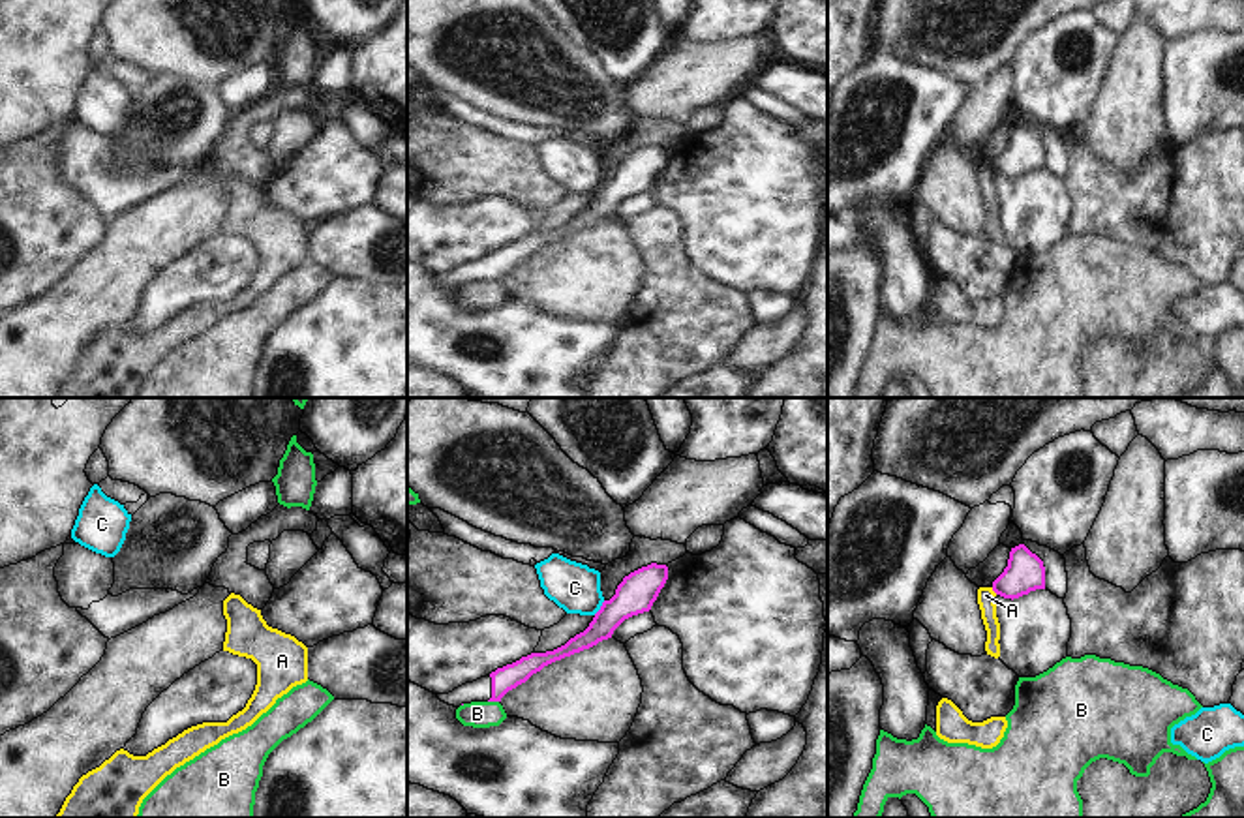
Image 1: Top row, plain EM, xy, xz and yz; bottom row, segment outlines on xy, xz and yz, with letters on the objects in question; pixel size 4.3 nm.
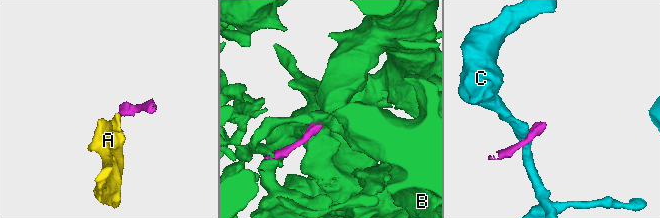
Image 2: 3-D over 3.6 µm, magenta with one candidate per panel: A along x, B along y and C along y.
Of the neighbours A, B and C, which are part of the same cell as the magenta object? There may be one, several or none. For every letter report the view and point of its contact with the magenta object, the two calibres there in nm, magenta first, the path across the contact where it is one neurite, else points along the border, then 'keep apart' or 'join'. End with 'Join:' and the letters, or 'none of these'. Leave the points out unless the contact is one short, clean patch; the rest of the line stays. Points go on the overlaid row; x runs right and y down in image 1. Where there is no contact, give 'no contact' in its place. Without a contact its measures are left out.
A: contact yz (995, 591); calibres 170 and 80 nm; border yz (991, 588), (997, 593); keep apart
B: contact xz (494, 700); calibres 110 and 110 nm; border xz (488, 700), (498, 702); keep apart
C: contact xz (601, 608); calibres 160 and 200 nm; border xz (605, 601), (593, 614); keep apart
Join: none of these

